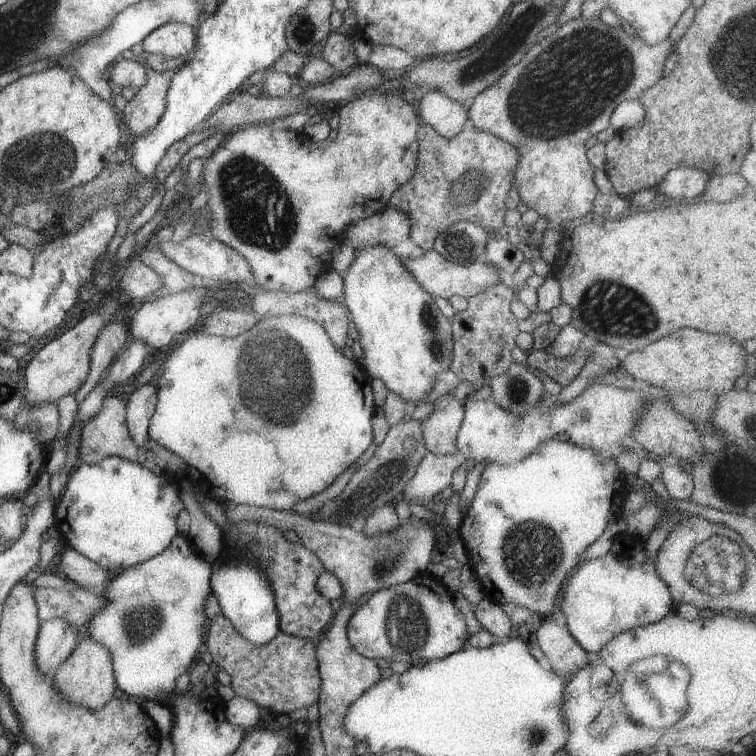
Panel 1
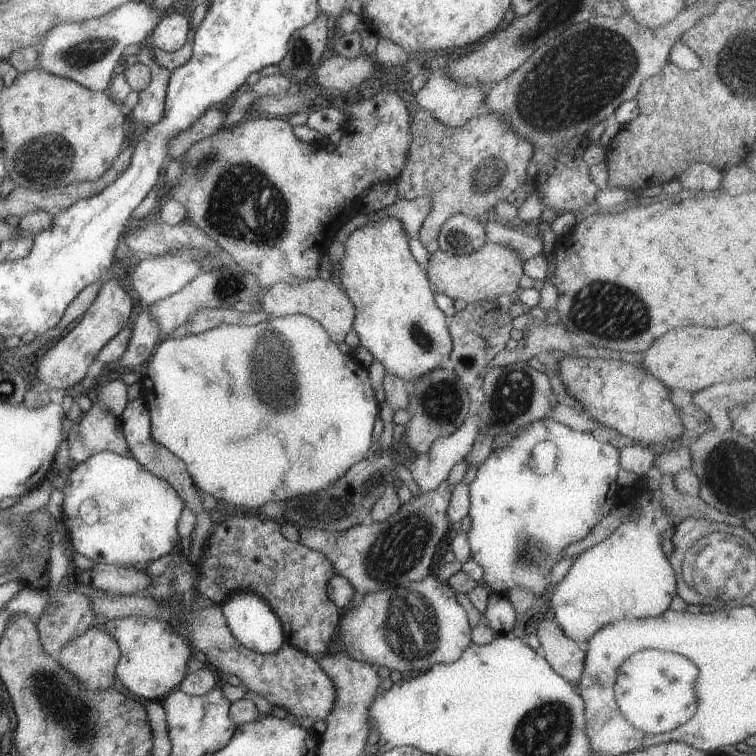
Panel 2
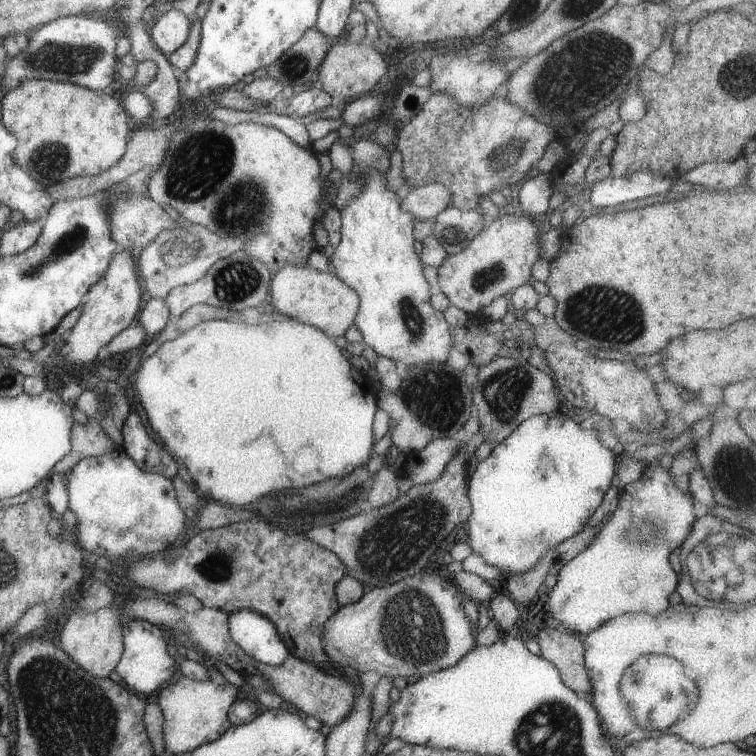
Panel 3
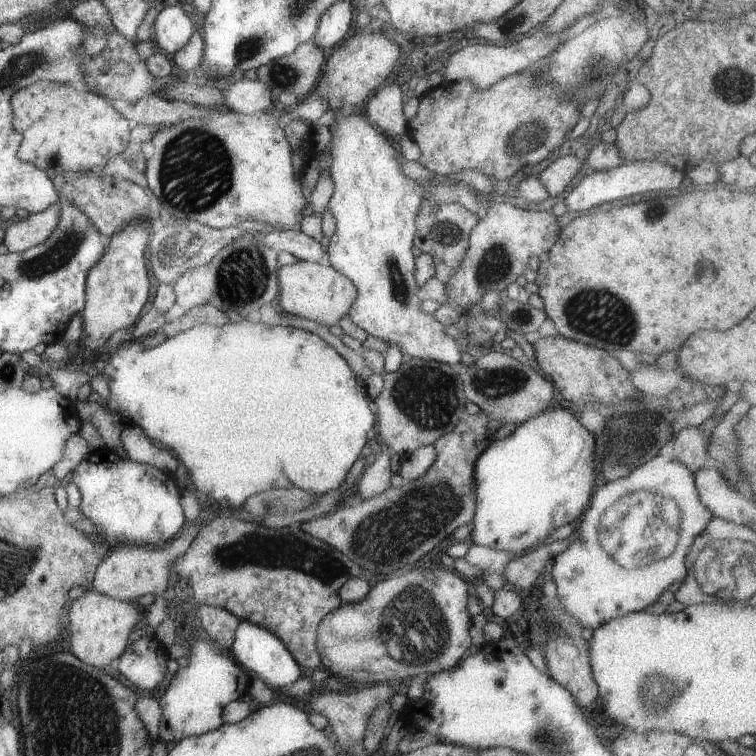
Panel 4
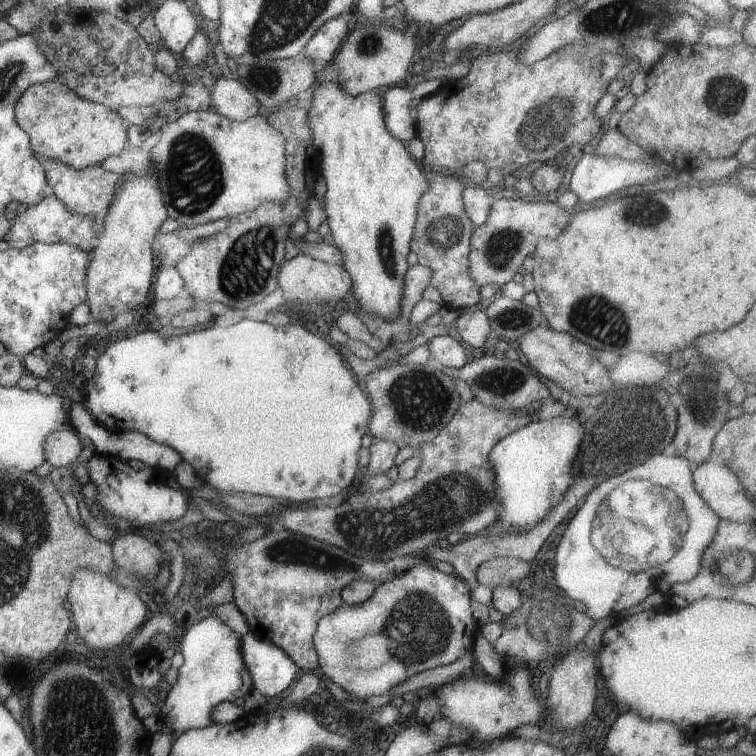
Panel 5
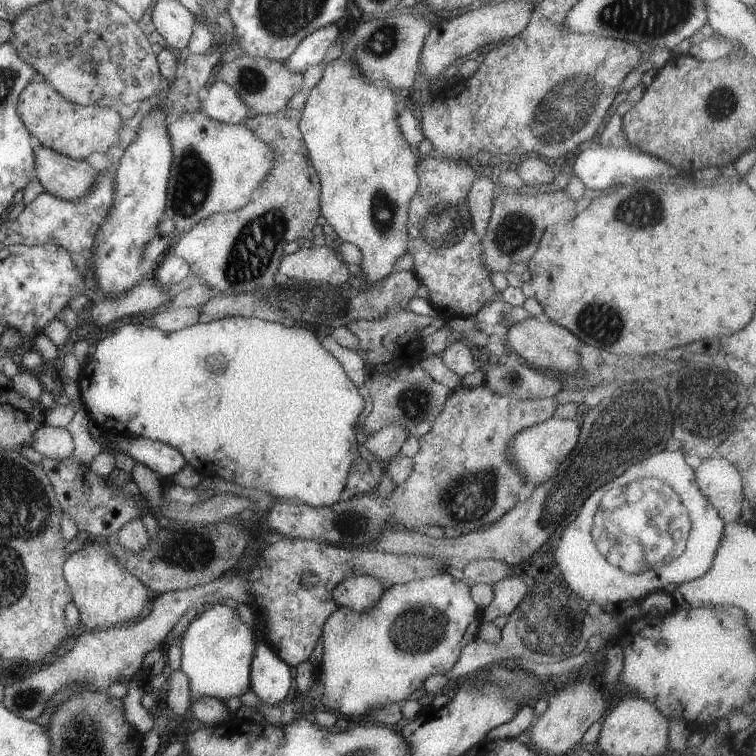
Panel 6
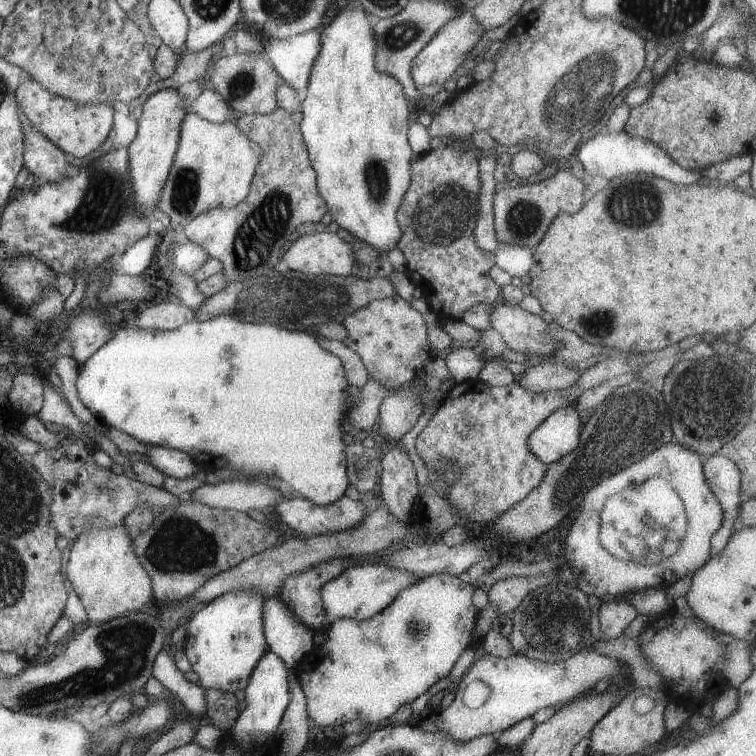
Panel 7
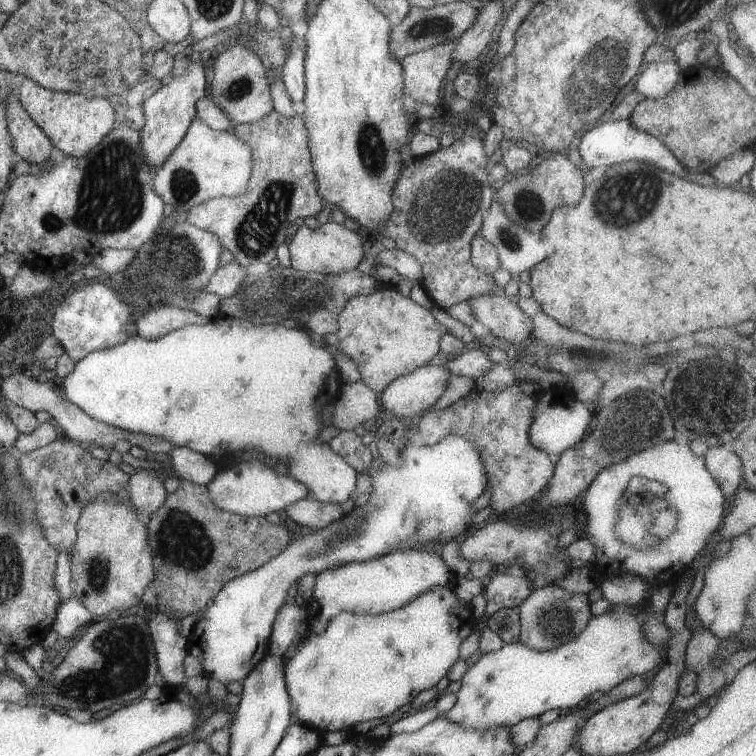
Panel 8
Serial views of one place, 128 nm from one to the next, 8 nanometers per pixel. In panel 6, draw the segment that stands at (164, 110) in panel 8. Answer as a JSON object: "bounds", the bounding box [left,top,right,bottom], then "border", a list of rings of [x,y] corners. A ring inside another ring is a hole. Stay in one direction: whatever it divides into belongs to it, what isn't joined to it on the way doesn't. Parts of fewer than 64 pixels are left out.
{"bounds":[91,107,172,299],"border":[[[153,107],[142,118],[136,138],[122,152],[112,176],[115,193],[111,206],[91,245],[96,287],[112,299],[149,276],[148,269],[143,268],[141,263],[142,252],[146,243],[155,236],[157,224],[165,218],[166,184],[172,161],[164,118],[164,112]]]}

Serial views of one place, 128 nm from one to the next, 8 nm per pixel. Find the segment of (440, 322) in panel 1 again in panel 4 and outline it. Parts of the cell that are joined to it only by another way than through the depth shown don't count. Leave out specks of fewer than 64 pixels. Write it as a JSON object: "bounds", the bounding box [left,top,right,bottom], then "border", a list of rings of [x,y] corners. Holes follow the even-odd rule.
{"bounds":[325,108,459,365],"border":[[[361,108],[342,109],[334,114],[334,123],[327,128],[327,144],[330,177],[334,186],[327,209],[335,218],[335,231],[325,250],[325,262],[355,285],[356,299],[348,310],[351,322],[367,336],[398,346],[404,359],[429,359],[448,365],[459,363],[457,344],[443,333],[443,325],[432,313],[420,309],[424,295],[414,277],[414,257],[411,253],[414,218],[420,208],[422,192],[437,182],[430,179],[425,185],[418,186],[413,180],[405,178],[397,165],[402,161],[395,142],[375,128]]]}

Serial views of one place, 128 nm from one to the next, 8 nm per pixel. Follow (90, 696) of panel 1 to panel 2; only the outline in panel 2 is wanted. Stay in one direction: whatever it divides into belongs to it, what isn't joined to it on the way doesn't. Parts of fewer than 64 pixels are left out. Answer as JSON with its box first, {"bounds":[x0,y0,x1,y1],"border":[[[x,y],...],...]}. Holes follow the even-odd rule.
{"bounds":[56,627,120,691],"border":[[[89,627],[85,632],[73,641],[67,643],[57,655],[56,661],[68,673],[71,673],[81,685],[92,691],[105,690],[111,687],[115,678],[114,666],[120,657],[120,650],[114,638],[111,638],[105,631]]]}

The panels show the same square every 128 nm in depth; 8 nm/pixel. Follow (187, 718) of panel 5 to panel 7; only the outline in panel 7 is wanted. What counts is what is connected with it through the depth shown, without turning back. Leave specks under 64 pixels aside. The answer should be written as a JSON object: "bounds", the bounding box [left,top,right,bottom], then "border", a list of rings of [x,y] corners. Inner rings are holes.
{"bounds":[182,590,267,693],"border":[[[229,590],[198,607],[184,623],[186,637],[182,651],[190,662],[191,670],[198,676],[197,685],[203,689],[215,689],[224,693],[244,690],[255,663],[267,650],[262,629],[263,604],[265,604],[265,598],[261,598],[255,592]]]}

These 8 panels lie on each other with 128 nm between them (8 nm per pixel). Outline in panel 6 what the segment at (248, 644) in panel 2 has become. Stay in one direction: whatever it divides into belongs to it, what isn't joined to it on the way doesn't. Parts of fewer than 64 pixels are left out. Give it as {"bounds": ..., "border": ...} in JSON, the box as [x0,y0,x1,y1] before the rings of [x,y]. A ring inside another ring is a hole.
{"bounds":[250,640,293,706],"border":[[[261,640],[252,652],[250,690],[265,706],[289,698],[293,692],[291,667]]]}

